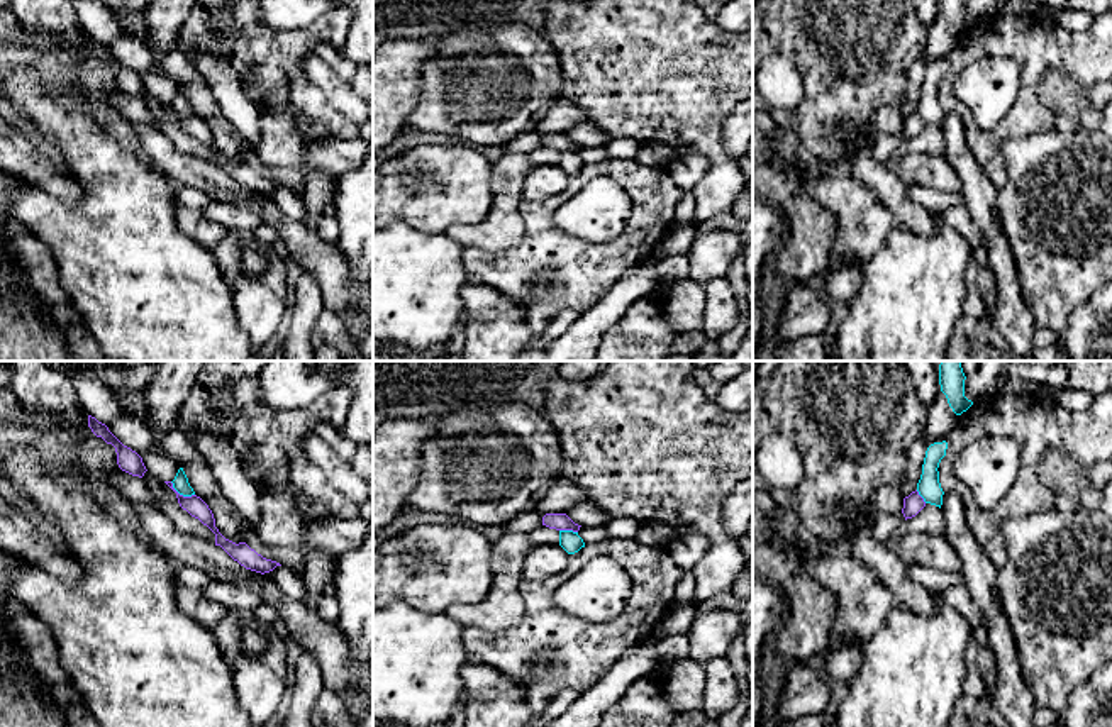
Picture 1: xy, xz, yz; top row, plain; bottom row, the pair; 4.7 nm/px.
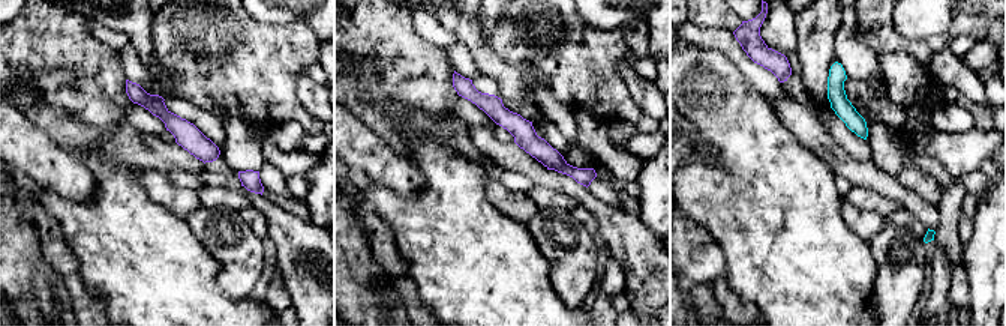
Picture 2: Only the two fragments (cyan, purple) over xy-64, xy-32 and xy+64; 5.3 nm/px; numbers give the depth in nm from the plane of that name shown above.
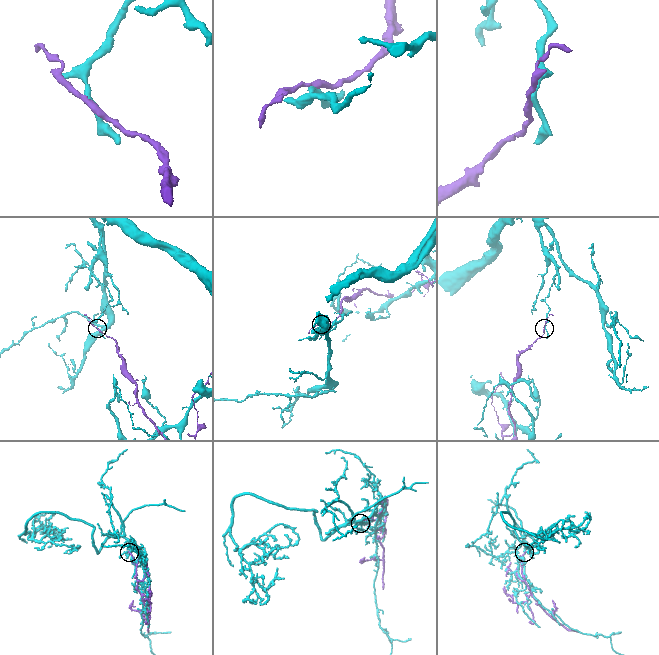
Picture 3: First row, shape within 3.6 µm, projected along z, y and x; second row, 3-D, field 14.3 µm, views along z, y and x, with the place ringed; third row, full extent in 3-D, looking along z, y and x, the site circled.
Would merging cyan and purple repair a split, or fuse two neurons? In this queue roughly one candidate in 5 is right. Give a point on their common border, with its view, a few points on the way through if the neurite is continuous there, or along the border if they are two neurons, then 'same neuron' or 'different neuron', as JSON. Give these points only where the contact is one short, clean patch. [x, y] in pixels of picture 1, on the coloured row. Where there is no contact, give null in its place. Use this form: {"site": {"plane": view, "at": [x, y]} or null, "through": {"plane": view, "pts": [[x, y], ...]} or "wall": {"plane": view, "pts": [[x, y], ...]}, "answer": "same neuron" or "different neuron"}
{"site": {"plane": "xy", "at": [182, 493]}, "wall": {"plane": "xy", "pts": [[170, 482], [180, 493], [194, 495]]}, "answer": "different neuron"}

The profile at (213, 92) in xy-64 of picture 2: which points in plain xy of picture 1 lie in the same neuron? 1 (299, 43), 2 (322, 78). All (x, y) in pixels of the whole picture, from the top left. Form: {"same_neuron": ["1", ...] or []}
{"same_neuron": ["1"]}

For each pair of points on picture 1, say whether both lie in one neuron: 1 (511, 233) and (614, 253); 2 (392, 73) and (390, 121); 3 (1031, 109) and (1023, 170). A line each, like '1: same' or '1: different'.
1: different
2: same
3: different

